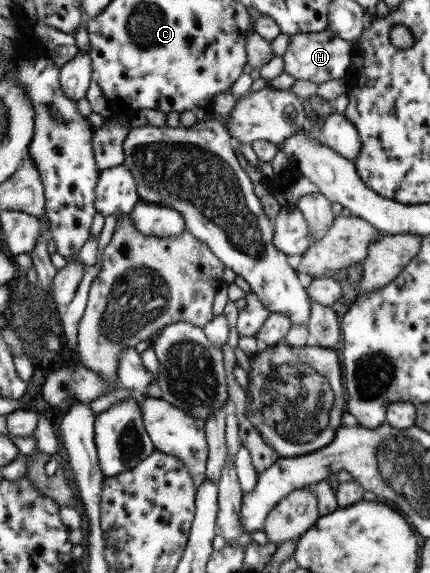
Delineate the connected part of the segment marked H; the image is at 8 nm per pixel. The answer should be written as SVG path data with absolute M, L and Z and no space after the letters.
M331 30L316 34L296 34L290 37L287 52L282 56L285 62L285 72L295 79L308 79L314 83L324 83L334 79L342 79L347 74L352 62L353 43L338 37Z

